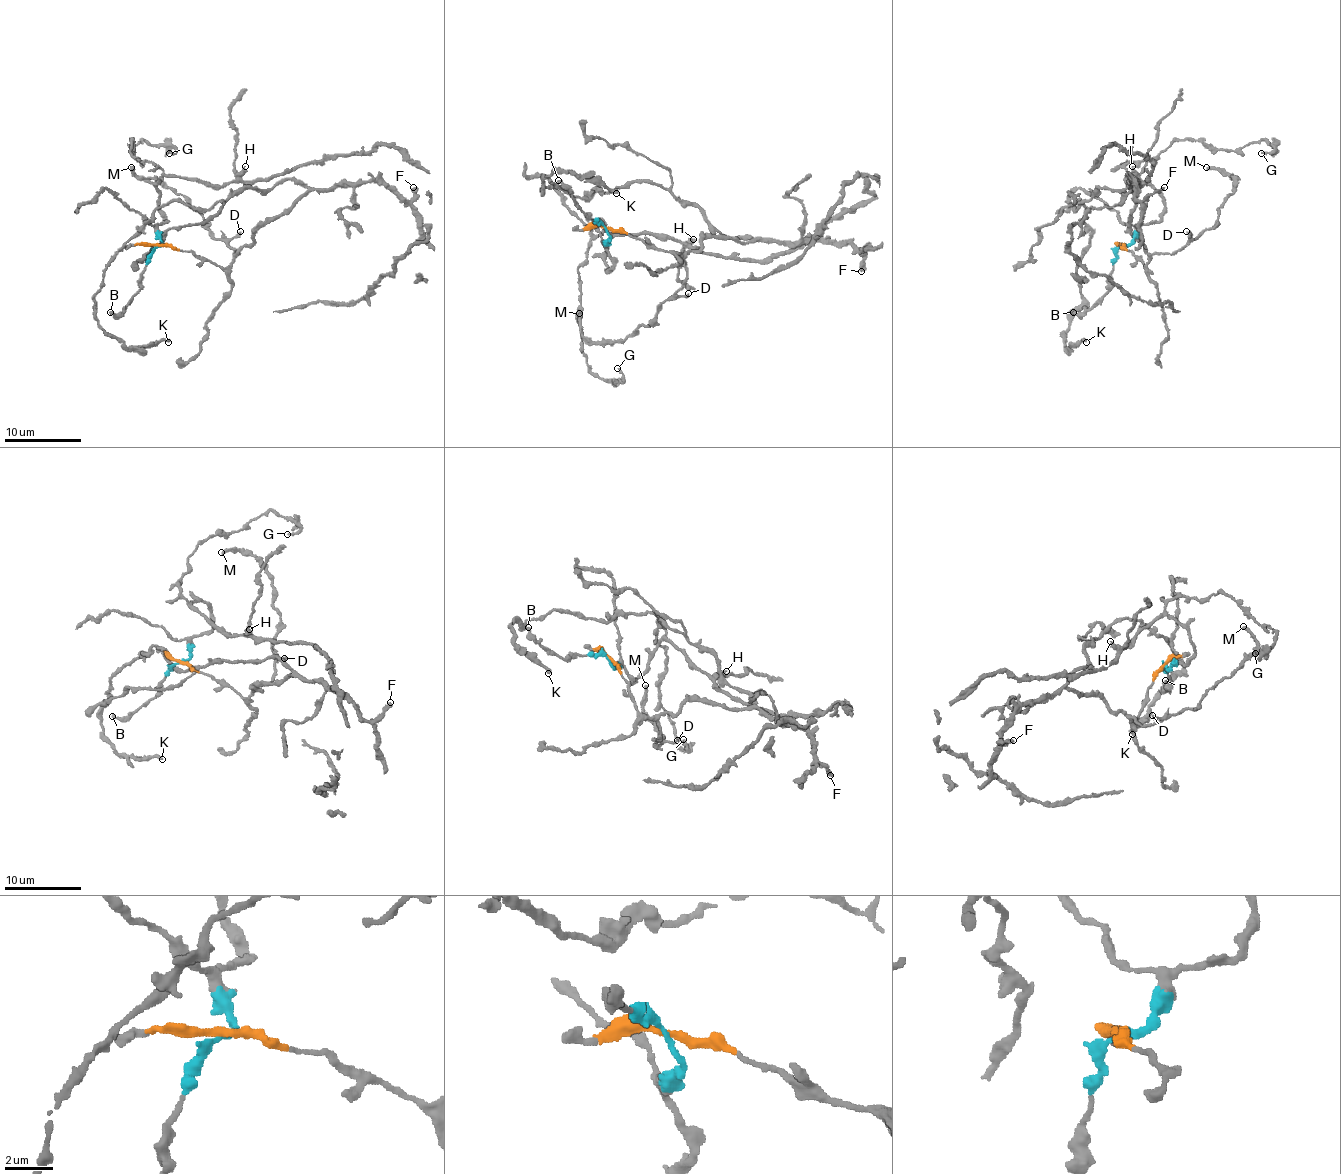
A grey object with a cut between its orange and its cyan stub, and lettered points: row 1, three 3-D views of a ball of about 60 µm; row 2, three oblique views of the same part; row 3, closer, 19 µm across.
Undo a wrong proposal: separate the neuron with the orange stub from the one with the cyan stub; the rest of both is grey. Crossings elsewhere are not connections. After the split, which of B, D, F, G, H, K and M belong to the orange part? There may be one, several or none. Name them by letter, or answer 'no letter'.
D, F, K, M

